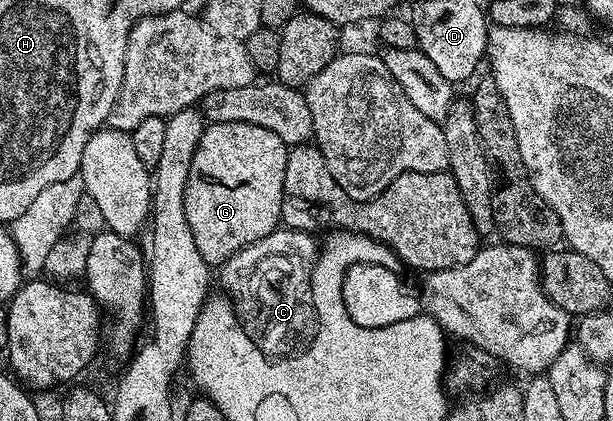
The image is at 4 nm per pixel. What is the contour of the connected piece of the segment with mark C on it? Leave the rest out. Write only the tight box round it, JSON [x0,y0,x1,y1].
[218,227,319,358]

